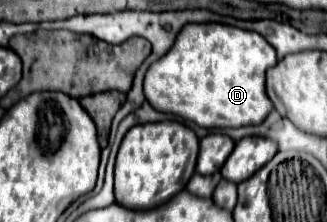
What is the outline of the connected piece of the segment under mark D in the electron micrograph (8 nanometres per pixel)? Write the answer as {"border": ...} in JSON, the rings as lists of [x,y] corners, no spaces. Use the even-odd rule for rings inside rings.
{"border":[[[188,23],[178,33],[172,49],[166,57],[154,61],[144,77],[144,97],[156,109],[164,113],[174,113],[182,119],[194,121],[206,129],[224,129],[224,127],[244,127],[256,125],[266,119],[274,109],[264,91],[266,69],[278,63],[272,45],[254,31],[242,31],[232,25],[222,23]]]}

